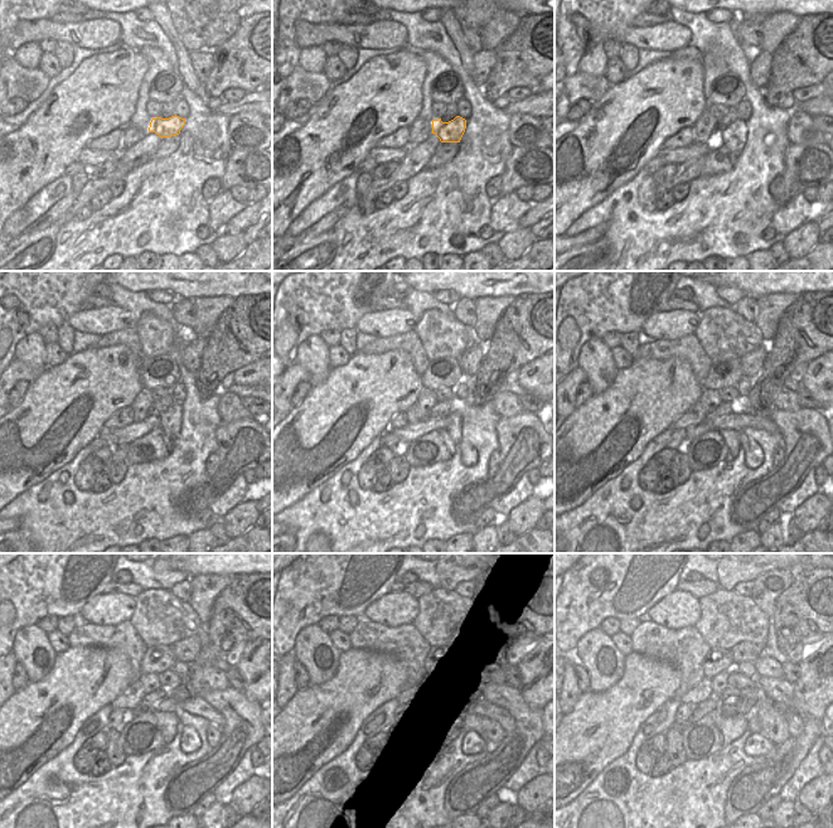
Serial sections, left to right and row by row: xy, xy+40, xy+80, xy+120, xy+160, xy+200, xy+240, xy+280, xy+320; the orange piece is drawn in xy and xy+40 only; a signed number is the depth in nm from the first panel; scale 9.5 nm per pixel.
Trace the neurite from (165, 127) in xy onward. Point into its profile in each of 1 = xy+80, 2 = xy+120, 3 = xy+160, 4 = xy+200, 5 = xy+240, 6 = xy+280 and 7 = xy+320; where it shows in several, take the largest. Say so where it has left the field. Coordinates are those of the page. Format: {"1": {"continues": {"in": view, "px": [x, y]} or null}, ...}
{"1": {"continues": {"in": "xy+80", "px": [734, 136]}}, "2": {"continues": {"in": "xy+120", "px": [169, 420]}}, "3": {"continues": {"in": "xy+160", "px": [469, 455]}}, "4": {"continues": {"in": "xy+200", "px": [754, 456]}}, "5": {"continues": {"in": "xy+240", "px": [189, 741]}}, "6": {"continues": {"in": "xy+280", "px": [473, 744]}}, "7": {"continues": {"in": "xy+320", "px": [756, 745]}}}

